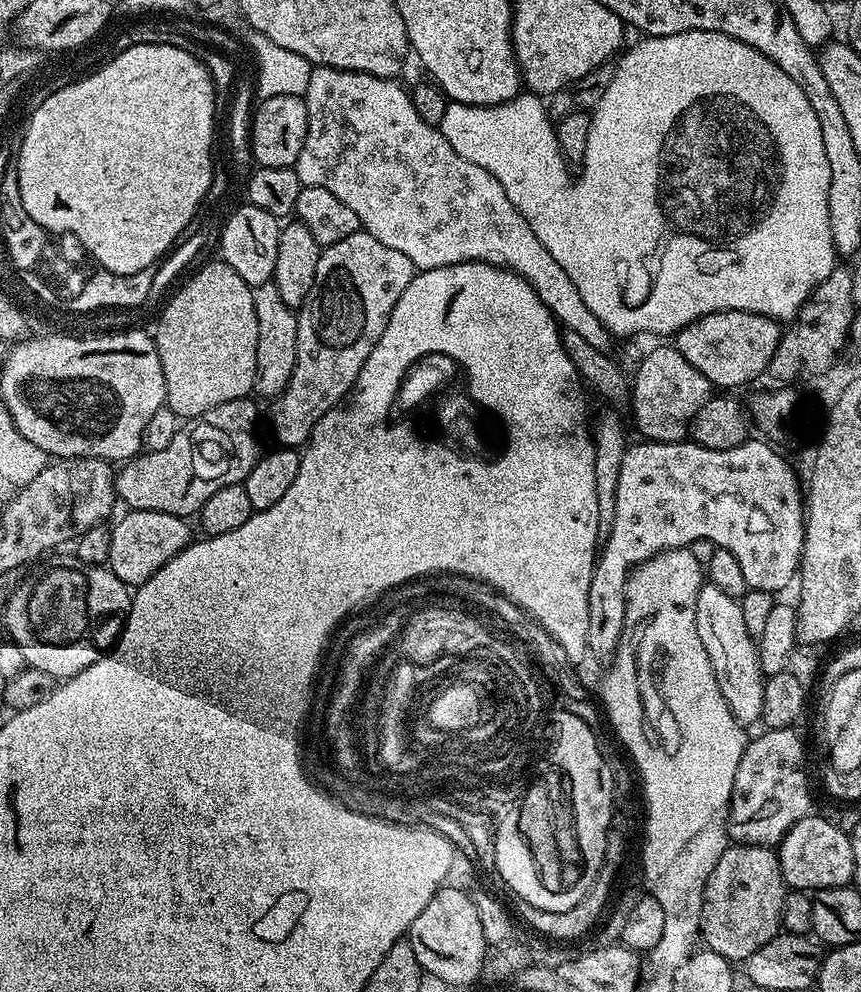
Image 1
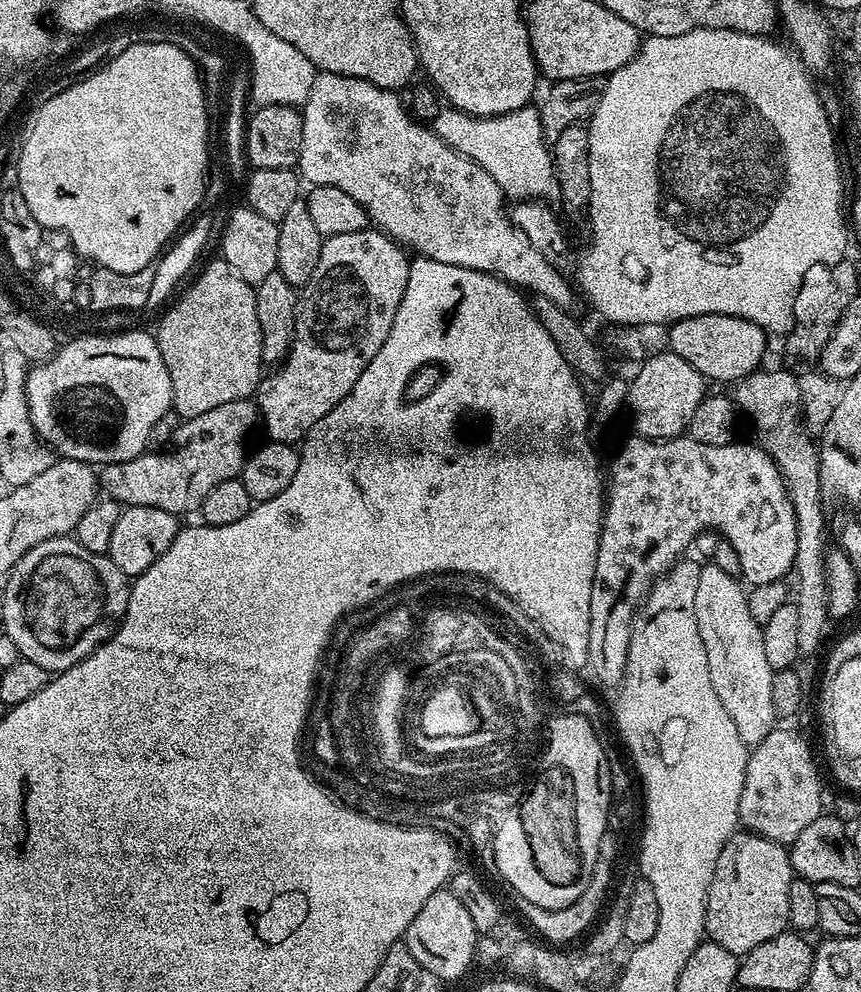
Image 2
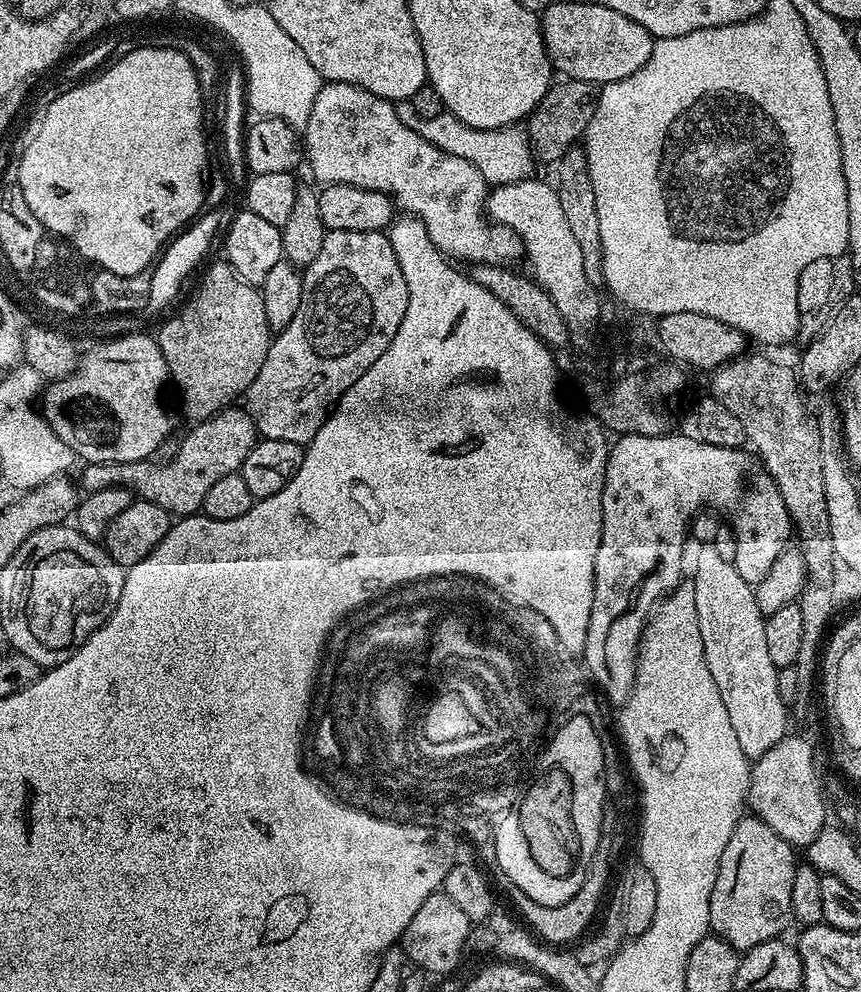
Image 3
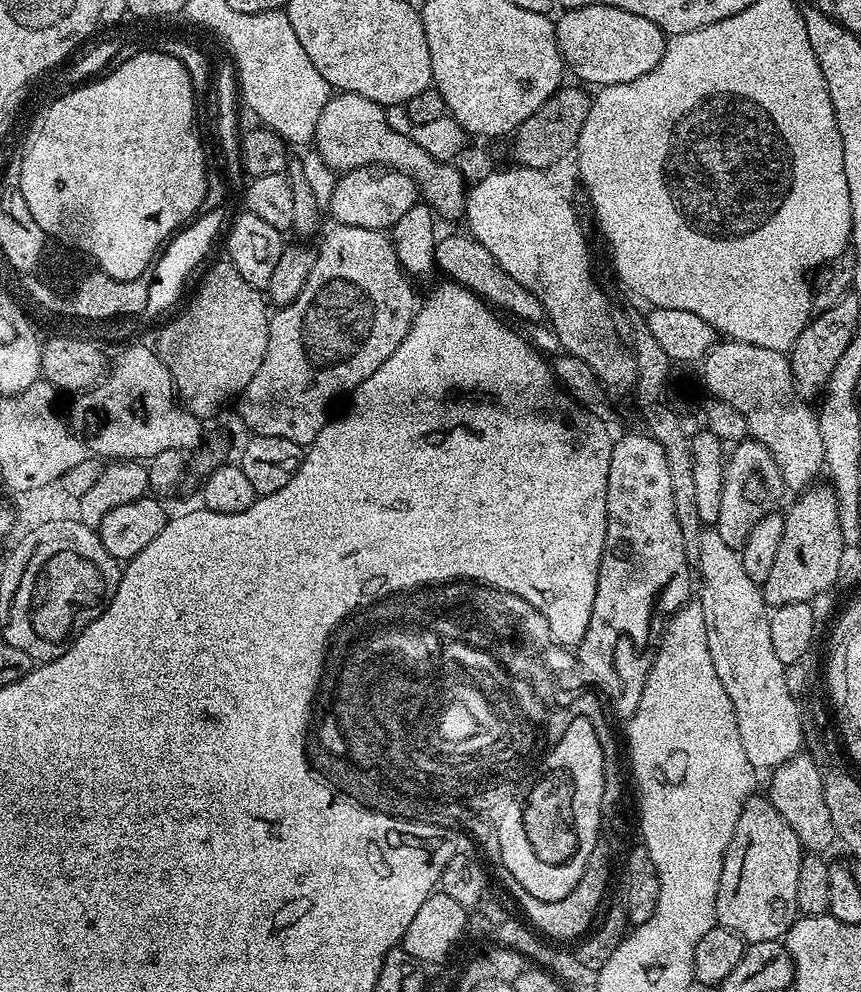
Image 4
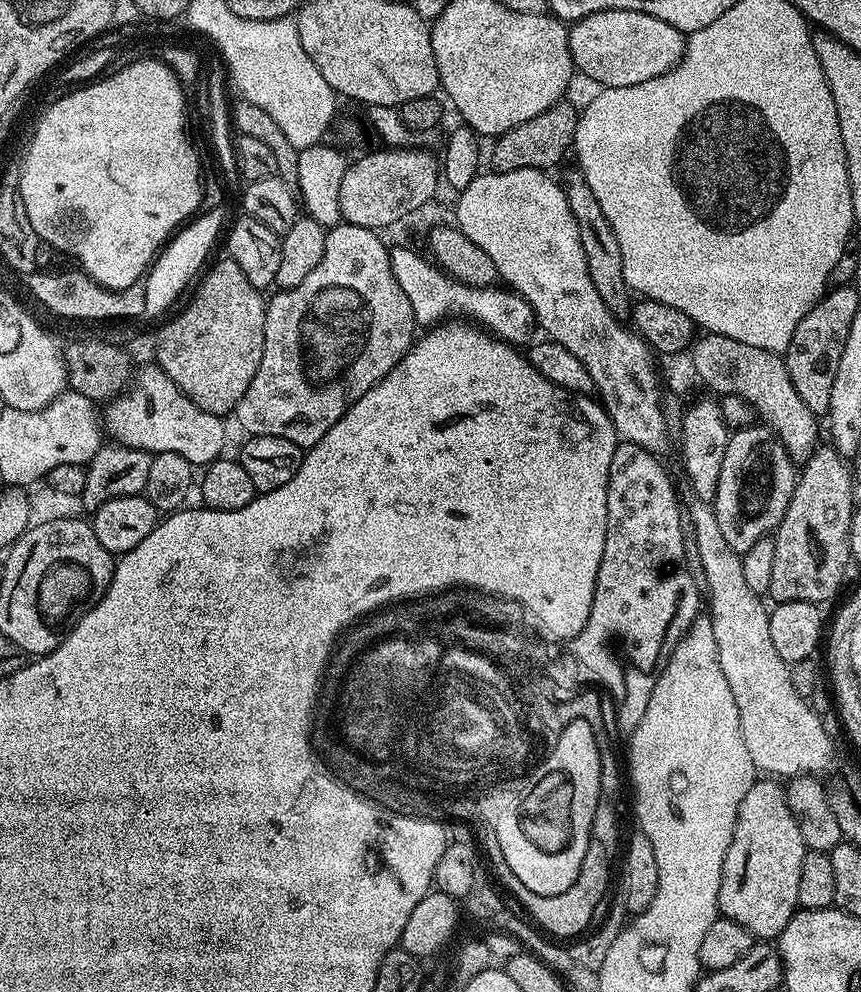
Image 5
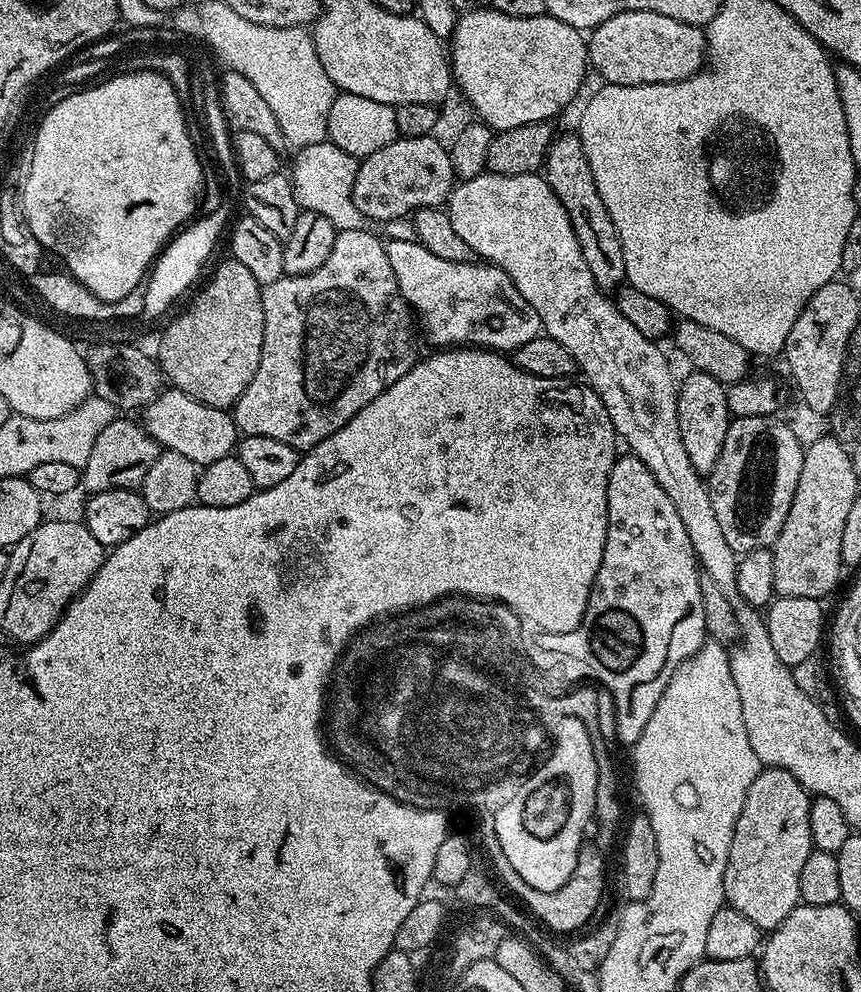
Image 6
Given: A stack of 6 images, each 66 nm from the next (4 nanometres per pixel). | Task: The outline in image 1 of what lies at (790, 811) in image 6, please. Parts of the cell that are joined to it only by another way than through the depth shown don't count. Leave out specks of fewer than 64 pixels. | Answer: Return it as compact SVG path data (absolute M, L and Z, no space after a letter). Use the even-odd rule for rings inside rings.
M737 844L725 848L722 858L714 866L704 887L704 901L700 915L700 936L711 951L733 962L747 962L754 950L762 950L770 938L781 931L782 902L786 885L780 869L780 857L771 847L763 844Z

